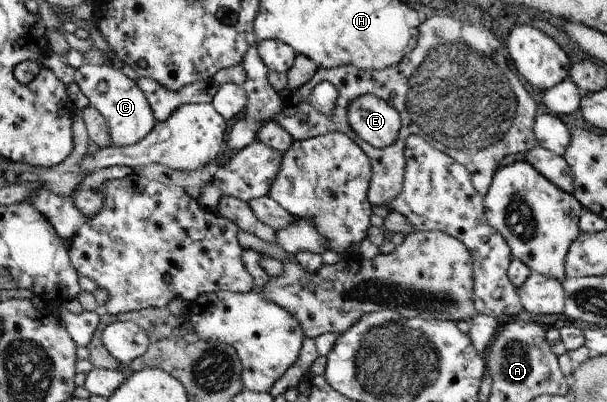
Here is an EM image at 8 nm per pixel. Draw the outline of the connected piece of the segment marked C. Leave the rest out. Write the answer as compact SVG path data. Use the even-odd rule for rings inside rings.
M104 63L103 65L83 64L75 73L75 81L81 89L81 93L87 97L90 106L97 108L97 111L104 115L108 123L111 136L111 146L124 147L141 142L148 134L156 128L157 121L153 115L153 109L147 101L143 91L139 89L136 81L127 77L121 69L115 69L113 65ZM99 83L105 83L105 92L97 90Z

